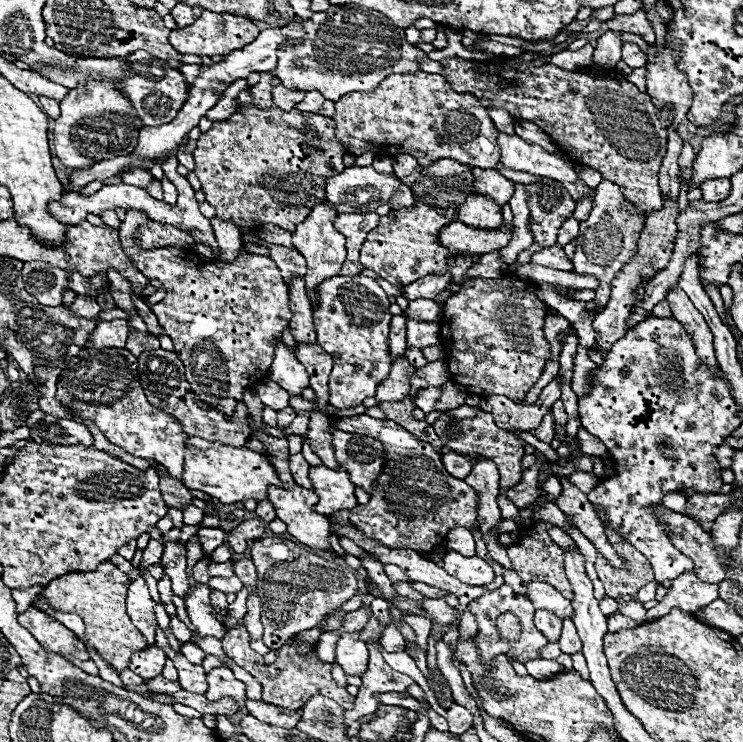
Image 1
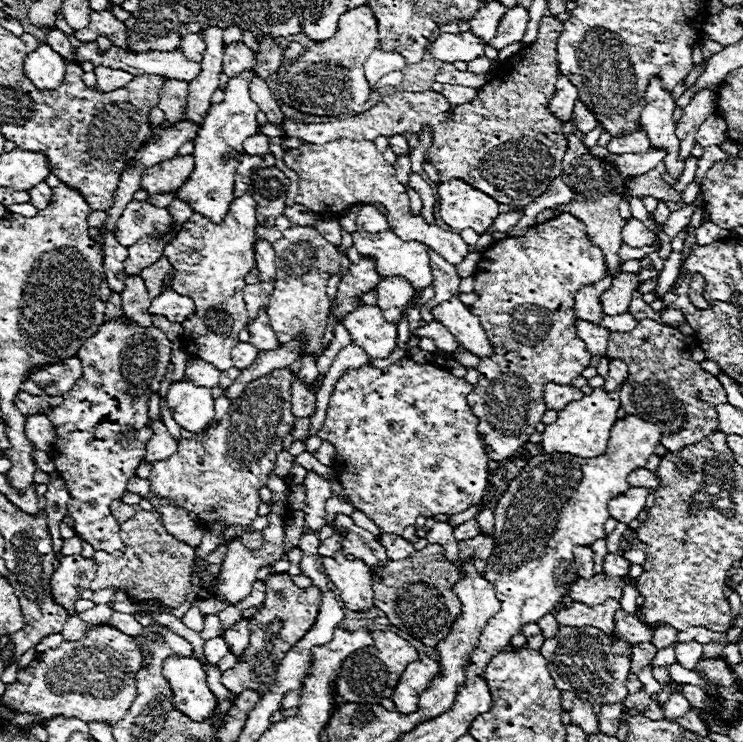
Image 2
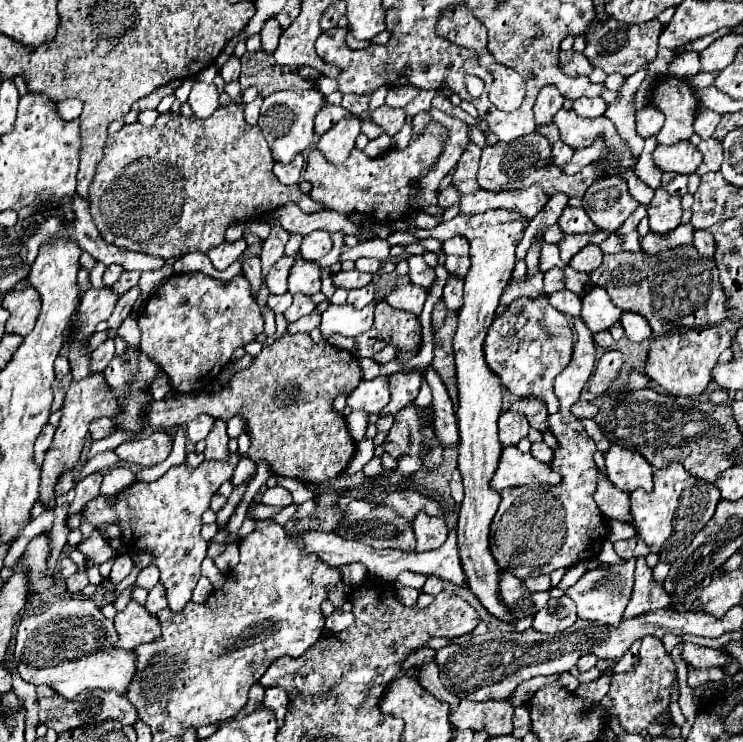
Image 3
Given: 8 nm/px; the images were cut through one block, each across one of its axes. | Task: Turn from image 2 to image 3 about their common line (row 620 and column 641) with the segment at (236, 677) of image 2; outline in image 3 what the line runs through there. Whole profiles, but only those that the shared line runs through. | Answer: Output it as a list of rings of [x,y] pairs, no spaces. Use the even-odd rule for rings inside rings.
[[[678,246],[654,256],[642,250],[606,254],[602,266],[590,274],[590,280],[604,286],[618,308],[642,314],[656,336],[678,328],[712,326],[726,318],[726,296],[718,268],[712,258],[702,258],[694,246]]]

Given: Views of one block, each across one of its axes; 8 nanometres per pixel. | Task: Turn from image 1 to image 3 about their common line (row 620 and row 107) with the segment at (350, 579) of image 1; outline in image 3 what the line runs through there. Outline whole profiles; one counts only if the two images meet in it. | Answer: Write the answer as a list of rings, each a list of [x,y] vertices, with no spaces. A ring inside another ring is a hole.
[[[280,90],[264,98],[258,126],[270,146],[272,158],[276,162],[292,162],[296,154],[308,148],[314,140],[314,114],[322,108],[324,98],[320,90]]]

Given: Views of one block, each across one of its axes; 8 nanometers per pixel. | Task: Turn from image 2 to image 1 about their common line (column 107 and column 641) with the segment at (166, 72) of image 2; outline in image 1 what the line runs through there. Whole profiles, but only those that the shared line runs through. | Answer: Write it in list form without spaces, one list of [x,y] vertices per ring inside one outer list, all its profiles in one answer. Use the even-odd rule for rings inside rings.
[[[626,42],[622,46],[622,60],[630,68],[642,68],[642,66],[646,66],[646,56],[642,54],[642,50],[634,42]]]

